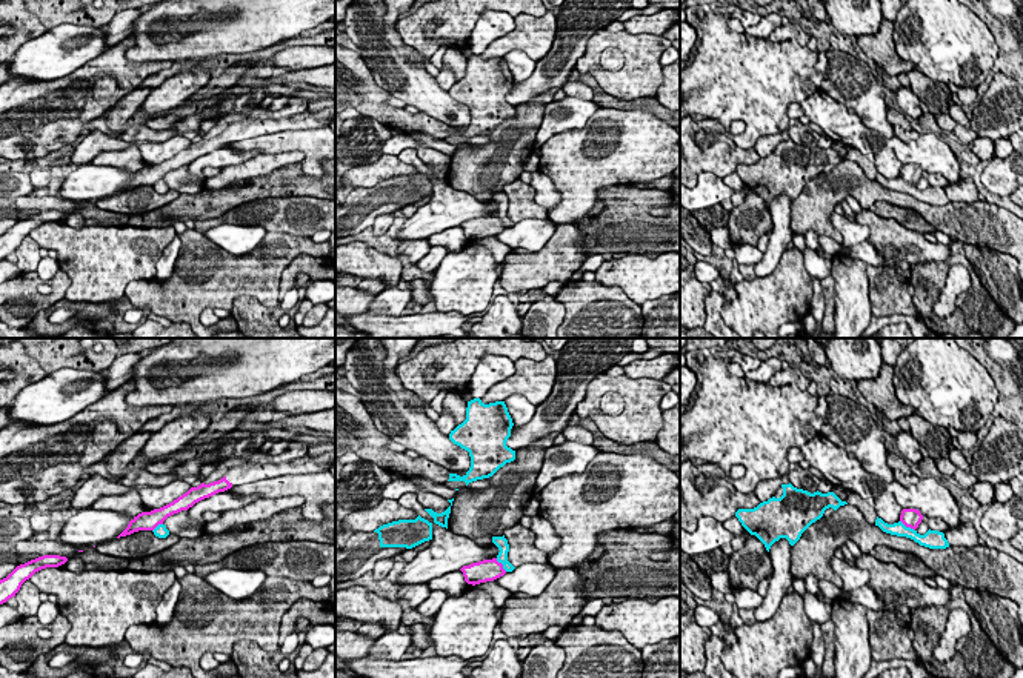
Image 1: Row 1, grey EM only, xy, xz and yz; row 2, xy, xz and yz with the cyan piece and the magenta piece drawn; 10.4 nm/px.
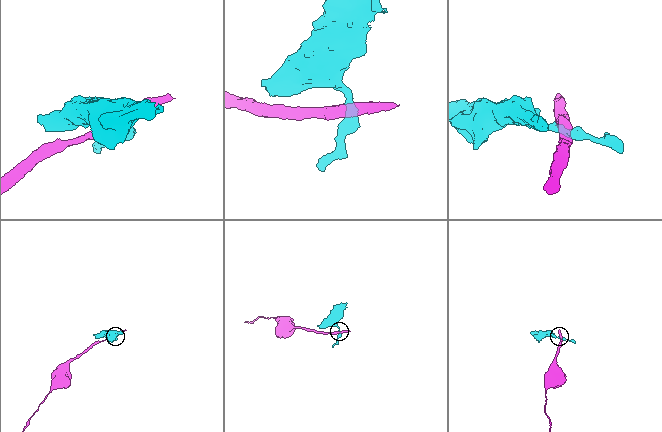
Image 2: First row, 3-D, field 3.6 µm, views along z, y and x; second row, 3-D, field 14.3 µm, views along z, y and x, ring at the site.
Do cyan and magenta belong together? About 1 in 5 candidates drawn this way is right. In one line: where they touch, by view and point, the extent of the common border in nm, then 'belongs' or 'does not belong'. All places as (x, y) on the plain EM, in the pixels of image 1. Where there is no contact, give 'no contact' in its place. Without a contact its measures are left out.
meets cyan in xz at (502, 219); contact 190 nm long; does not belong

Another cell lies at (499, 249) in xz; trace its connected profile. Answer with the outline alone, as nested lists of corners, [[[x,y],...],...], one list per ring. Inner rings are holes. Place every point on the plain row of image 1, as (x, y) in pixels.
[[[495,237],[475,240],[475,244],[489,249],[495,263],[503,263],[505,257],[512,251],[508,244],[502,243]]]

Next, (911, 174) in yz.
[[[903,165],[900,171],[900,177],[911,184],[917,184],[918,180],[921,178],[923,171],[917,165]]]

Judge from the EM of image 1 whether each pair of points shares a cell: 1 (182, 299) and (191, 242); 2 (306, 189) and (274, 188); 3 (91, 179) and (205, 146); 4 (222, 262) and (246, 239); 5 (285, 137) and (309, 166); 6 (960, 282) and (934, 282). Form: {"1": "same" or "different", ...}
{"1": "same", "2": "same", "3": "different", "4": "different", "5": "same", "6": "different"}

